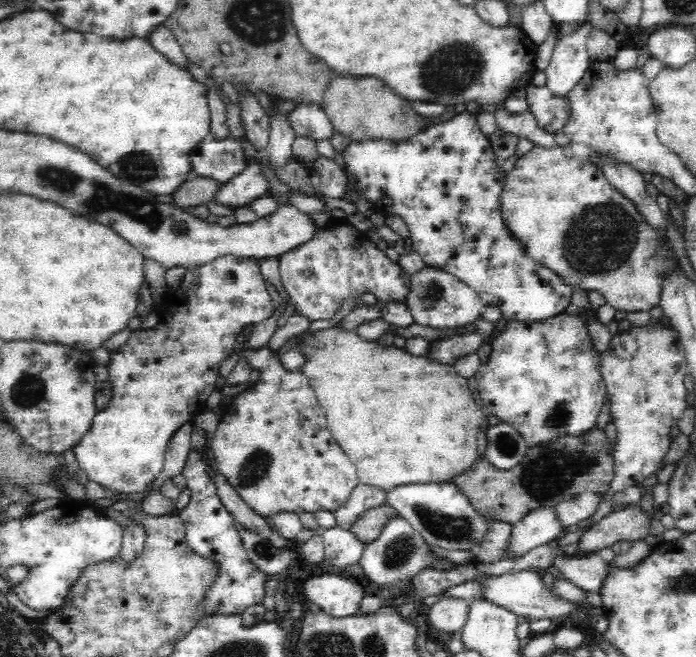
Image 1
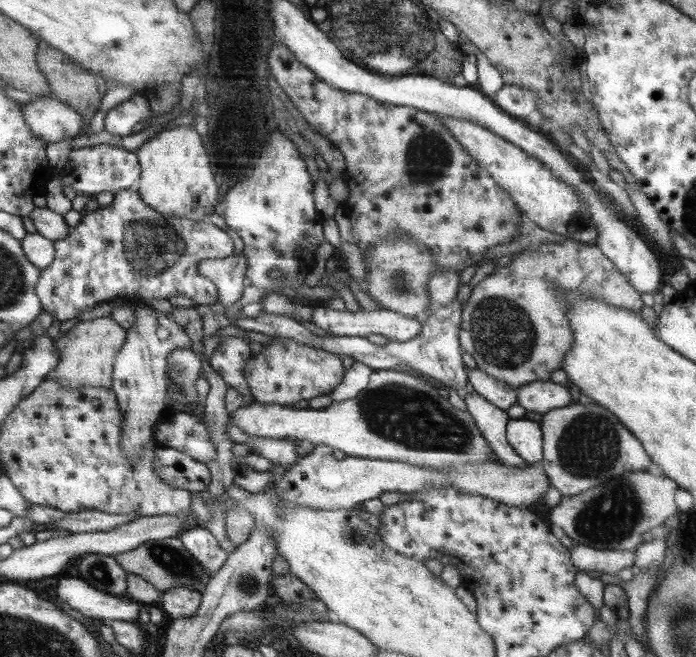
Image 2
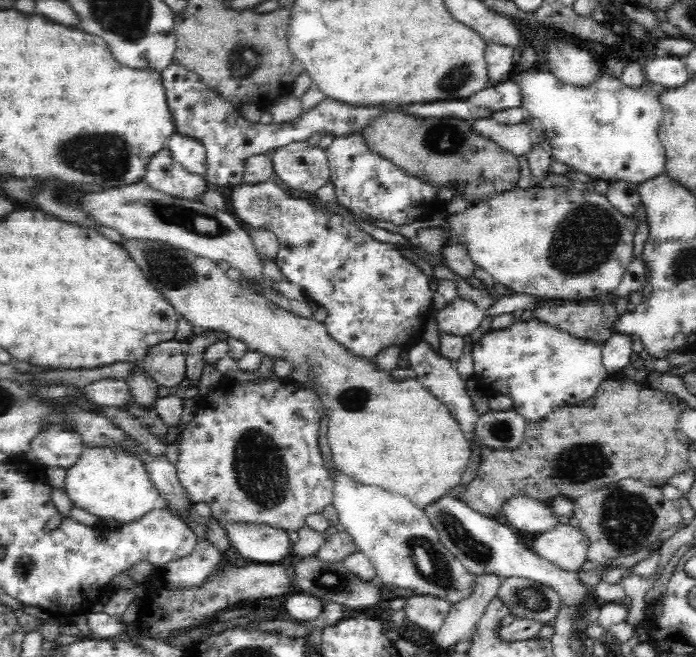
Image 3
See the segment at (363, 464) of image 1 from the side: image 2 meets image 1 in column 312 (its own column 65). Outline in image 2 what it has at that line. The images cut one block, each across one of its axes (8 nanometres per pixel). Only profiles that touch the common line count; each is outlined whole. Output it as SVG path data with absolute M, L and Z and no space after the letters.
M97 317L92 321L81 321L73 325L59 337L53 339L58 363L44 379L54 380L61 388L79 390L84 386L110 388L113 377L114 360L126 340L126 330L109 317Z

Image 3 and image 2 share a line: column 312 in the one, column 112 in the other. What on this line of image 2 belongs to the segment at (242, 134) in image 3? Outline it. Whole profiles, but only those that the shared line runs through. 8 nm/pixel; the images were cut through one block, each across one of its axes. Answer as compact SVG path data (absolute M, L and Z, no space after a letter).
M133 95L131 98L117 104L114 108L104 112L103 129L109 134L117 136L127 136L131 134L131 128L153 116L148 100L141 95Z

